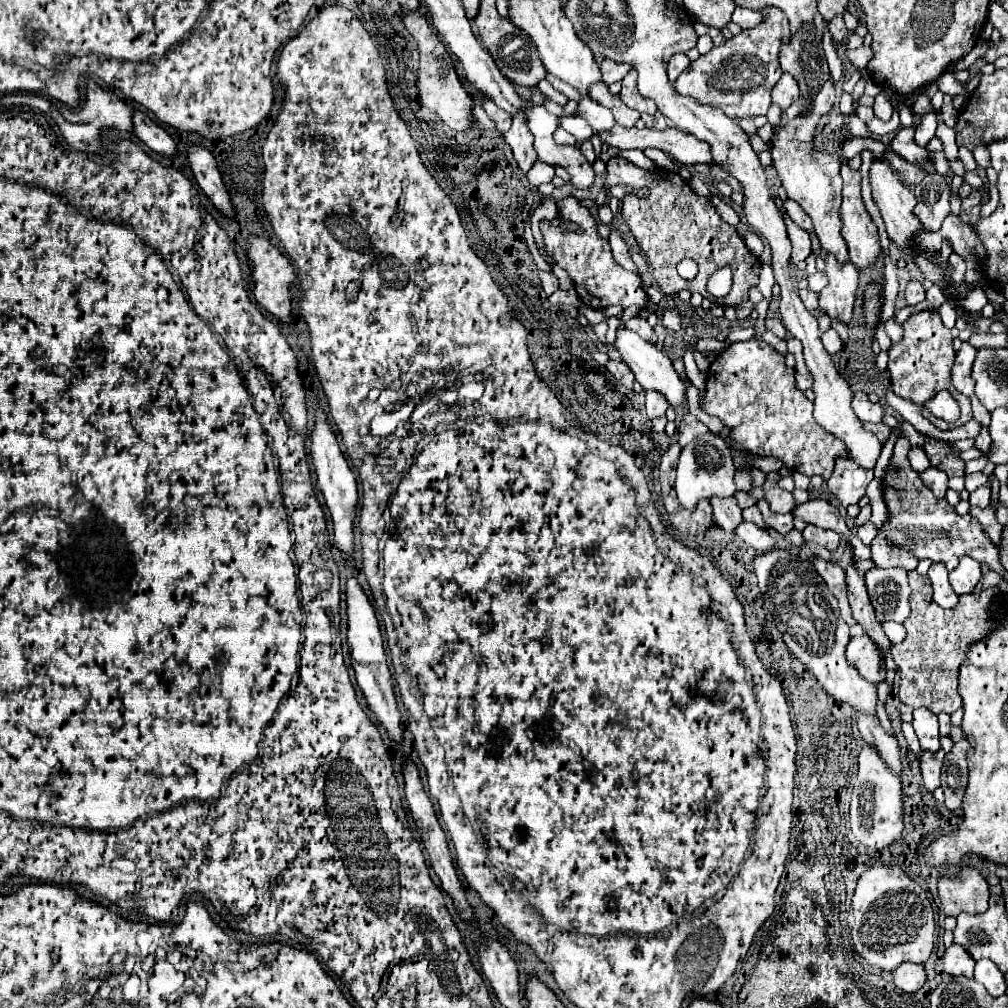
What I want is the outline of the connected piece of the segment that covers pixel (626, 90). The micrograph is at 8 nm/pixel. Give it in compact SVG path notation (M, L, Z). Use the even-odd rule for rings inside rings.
M634 69L628 71L628 75L622 79L622 91L620 91L620 99L634 111L638 113L648 113L654 115L656 113L656 103L652 99L646 99L638 93L636 89L636 77L638 73Z

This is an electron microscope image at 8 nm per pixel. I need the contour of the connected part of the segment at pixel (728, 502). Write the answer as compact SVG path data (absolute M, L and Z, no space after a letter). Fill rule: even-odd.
M712 497L710 503L714 509L714 523L734 533L734 525L742 521L742 509L738 507L736 499L734 497Z

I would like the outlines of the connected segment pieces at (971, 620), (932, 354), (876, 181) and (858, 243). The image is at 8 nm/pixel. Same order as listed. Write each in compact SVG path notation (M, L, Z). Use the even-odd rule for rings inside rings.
M910 571L908 579L912 587L912 597L910 597L912 613L904 621L906 639L900 645L892 647L892 657L900 667L900 675L902 675L898 697L904 705L910 705L912 709L926 707L934 715L940 713L952 715L958 707L962 707L962 697L956 693L958 665L964 661L970 645L980 641L994 627L994 621L988 617L988 607L1000 589L994 587L960 597L958 605L946 611L934 603L930 581L926 575L918 575L916 571Z
M920 311L920 313L914 313L910 315L910 319L904 323L904 337L900 343L892 345L890 351L890 361L888 361L888 373L890 373L890 385L892 385L892 391L916 405L922 407L922 415L932 421L938 429L956 429L956 427L962 427L964 423L968 423L972 419L972 409L970 409L970 399L964 397L962 393L958 393L952 385L952 379L950 379L950 371L952 371L952 365L954 365L954 353L953 337L950 333L950 329L942 323L938 311ZM948 389L950 395L958 401L960 405L960 419L954 421L954 423L946 423L938 417L934 417L928 409L924 409L924 403L928 399L932 399L938 391L944 391Z
M874 159L872 161L872 167L870 167L870 187L872 187L872 199L874 203L878 205L880 209L880 215L884 219L884 225L886 225L886 233L888 237L900 247L900 249L908 249L910 245L910 239L912 235L922 229L920 221L914 217L912 209L916 205L916 197L912 193L912 189L908 185L904 185L900 181L900 177L890 169L890 165L884 161L884 159Z
M848 165L840 167L842 173L842 237L848 245L848 257L858 269L868 269L874 265L882 253L878 241L878 227L868 215L862 195L860 195L860 171L850 169Z

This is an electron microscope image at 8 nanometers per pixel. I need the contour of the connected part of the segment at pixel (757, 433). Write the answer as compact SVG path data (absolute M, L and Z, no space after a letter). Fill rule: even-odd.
M758 337L732 343L712 361L708 369L708 383L702 401L702 411L718 417L724 423L724 427L730 429L732 457L734 457L734 467L738 471L752 469L746 455L760 455L760 457L778 457L790 471L800 471L808 477L820 475L824 481L828 481L834 469L834 459L848 457L846 445L842 445L842 441L838 441L836 437L826 433L820 425L816 425L812 417L812 401L808 401L804 393L794 385L794 369L786 367L784 357Z

